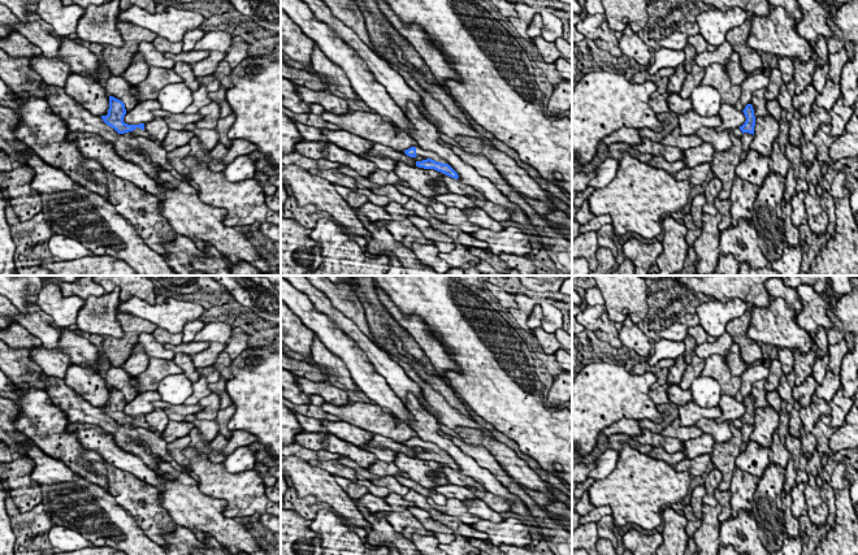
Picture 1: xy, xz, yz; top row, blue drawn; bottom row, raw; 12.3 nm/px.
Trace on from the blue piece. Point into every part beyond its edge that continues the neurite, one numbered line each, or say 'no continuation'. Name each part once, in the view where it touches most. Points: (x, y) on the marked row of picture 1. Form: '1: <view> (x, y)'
1: xz (419, 151)

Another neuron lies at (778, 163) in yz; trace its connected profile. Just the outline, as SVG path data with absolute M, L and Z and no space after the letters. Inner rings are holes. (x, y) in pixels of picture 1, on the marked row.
M777 140L772 144L772 153L768 159L768 166L771 173L779 173L783 178L788 174L790 161L781 152Z

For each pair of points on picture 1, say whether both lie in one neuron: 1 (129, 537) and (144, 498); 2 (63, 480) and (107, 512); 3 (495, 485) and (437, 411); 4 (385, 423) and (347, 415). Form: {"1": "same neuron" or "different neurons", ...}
{"1": "different neurons", "2": "same neuron", "3": "different neurons", "4": "same neuron"}

